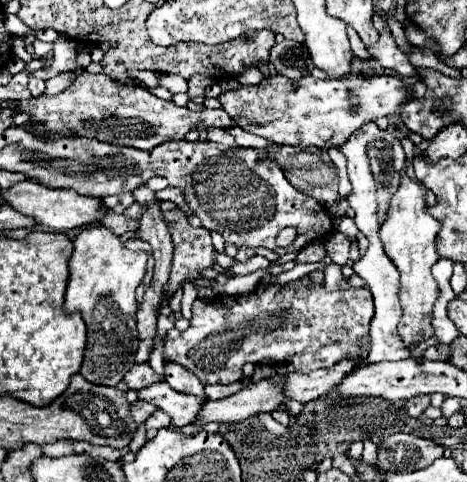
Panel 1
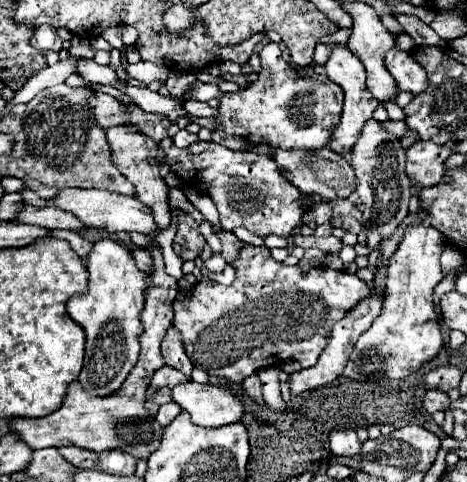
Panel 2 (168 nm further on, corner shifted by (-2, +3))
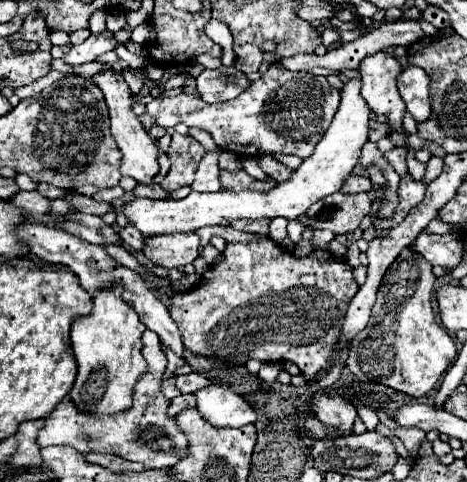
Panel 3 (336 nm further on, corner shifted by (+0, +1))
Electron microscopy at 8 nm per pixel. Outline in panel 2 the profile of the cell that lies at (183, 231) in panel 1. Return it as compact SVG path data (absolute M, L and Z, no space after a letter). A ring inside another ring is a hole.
M177 211L175 215L177 215L177 221L179 221L179 231L177 231L173 249L183 261L197 259L201 247L205 245L205 239L199 233L199 223L185 211Z

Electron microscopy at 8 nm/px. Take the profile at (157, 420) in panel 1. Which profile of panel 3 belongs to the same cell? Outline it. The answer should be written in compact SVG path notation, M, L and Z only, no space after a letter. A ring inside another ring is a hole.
M179 395L179 397L171 399L171 405L167 409L167 415L175 417L177 413L181 413L183 409L189 409L189 407L193 407L193 395Z

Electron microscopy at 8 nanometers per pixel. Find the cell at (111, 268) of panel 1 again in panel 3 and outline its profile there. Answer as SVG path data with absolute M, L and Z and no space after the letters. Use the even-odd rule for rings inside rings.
M119 283L95 291L93 311L77 317L71 325L71 347L77 359L77 379L69 397L81 411L125 411L131 403L133 383L147 371L147 363L141 355L141 333L145 331L145 325L133 307L123 301L121 293L123 287Z

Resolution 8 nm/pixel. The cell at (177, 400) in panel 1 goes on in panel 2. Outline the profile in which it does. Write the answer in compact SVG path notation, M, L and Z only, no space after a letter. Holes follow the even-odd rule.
M183 383L173 387L173 401L179 403L201 427L223 427L243 417L243 403L229 391L211 383Z

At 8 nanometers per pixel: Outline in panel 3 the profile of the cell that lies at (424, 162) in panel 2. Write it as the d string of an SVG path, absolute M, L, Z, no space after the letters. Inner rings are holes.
M411 173L403 175L399 181L399 207L397 207L393 219L387 219L385 223L373 223L379 231L379 235L383 235L389 227L395 227L395 223L401 223L401 219L405 219L405 215L417 203L421 203L421 199L425 197L425 189L427 189L427 185L423 181L415 181L411 177Z

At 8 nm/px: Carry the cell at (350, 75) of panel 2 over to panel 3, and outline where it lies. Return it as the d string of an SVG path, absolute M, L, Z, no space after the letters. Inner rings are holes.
M347 79L341 87L341 105L317 143L311 157L307 157L301 167L287 179L285 183L277 183L271 191L259 193L259 191L241 191L241 193L191 193L185 199L131 199L121 207L121 213L127 217L127 221L137 227L137 231L143 237L155 237L155 235L169 235L169 233L187 233L201 229L205 225L219 225L223 219L263 219L263 217L285 217L285 219L299 219L305 215L305 211L317 203L319 199L327 197L329 193L339 191L341 183L351 175L353 167L359 161L361 147L367 141L367 123L371 115L371 107L365 103L365 99L359 95L361 91L361 79Z

